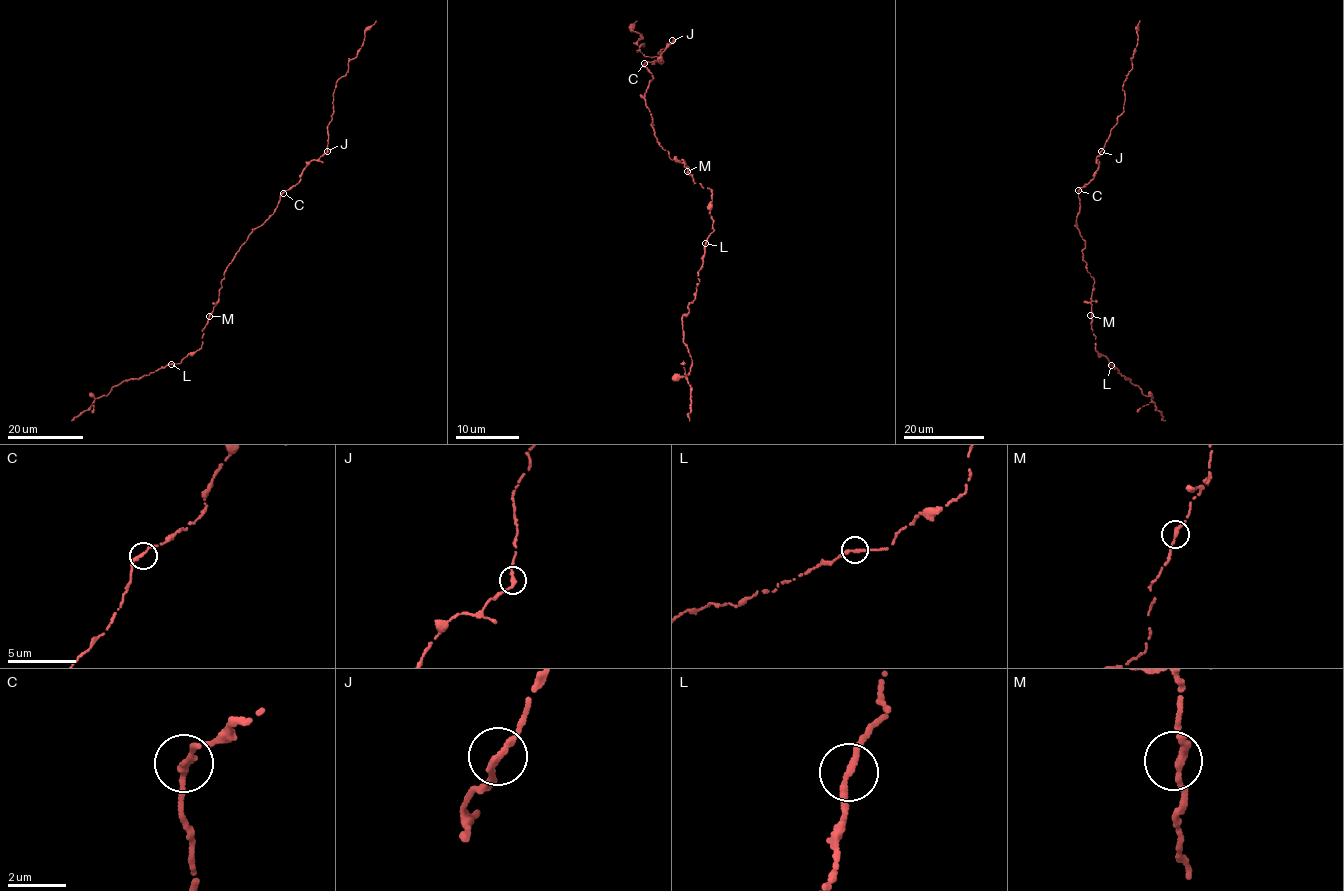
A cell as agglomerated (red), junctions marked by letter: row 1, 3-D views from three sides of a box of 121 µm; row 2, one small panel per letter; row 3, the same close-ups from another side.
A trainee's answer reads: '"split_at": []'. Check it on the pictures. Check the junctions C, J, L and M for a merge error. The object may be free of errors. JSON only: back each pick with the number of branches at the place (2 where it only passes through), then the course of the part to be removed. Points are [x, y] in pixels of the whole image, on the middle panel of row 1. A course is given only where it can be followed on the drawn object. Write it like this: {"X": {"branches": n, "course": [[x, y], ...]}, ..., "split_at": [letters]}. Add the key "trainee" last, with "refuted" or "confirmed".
{"split_at": [], "trainee": "confirmed"}

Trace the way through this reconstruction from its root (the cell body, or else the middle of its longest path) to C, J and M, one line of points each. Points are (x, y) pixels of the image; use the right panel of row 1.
C: (1085, 244), (1075, 221), (1080, 211), (1078, 190)
J: (1085, 244), (1075, 221), (1080, 211), (1079, 191), (1093, 178), (1099, 166), (1096, 158), (1101, 151)
M: (1085, 244), (1082, 259), (1094, 280), (1090, 315)

